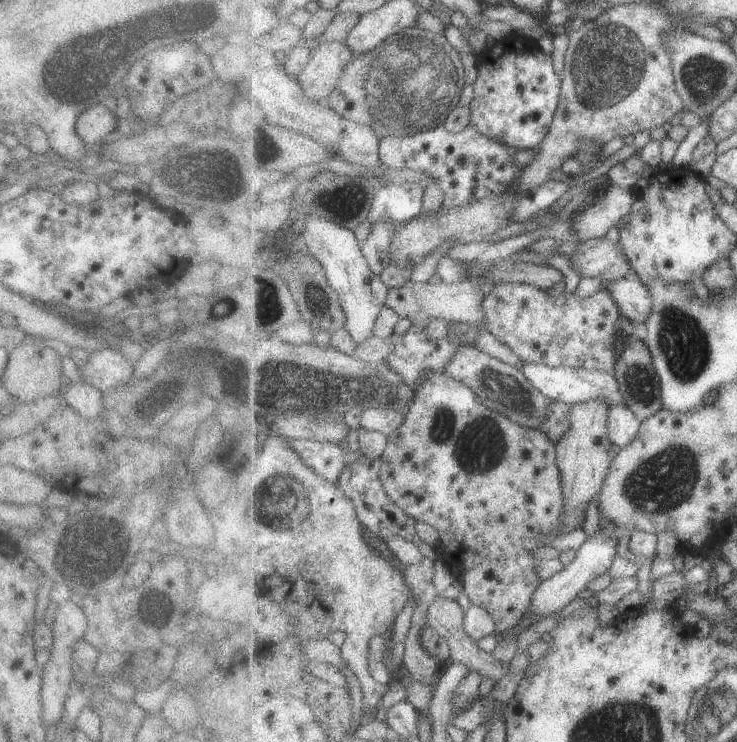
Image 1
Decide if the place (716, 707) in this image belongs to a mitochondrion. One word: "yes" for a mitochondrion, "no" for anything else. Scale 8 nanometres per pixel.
yes

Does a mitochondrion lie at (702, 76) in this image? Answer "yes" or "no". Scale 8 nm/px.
yes

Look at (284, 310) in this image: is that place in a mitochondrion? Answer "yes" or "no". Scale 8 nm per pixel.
no

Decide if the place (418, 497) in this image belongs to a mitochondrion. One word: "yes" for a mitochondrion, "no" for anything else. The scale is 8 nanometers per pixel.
no

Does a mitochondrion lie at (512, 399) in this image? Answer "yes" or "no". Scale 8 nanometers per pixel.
yes

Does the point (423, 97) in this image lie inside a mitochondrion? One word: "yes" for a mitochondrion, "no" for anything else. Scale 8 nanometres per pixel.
yes

